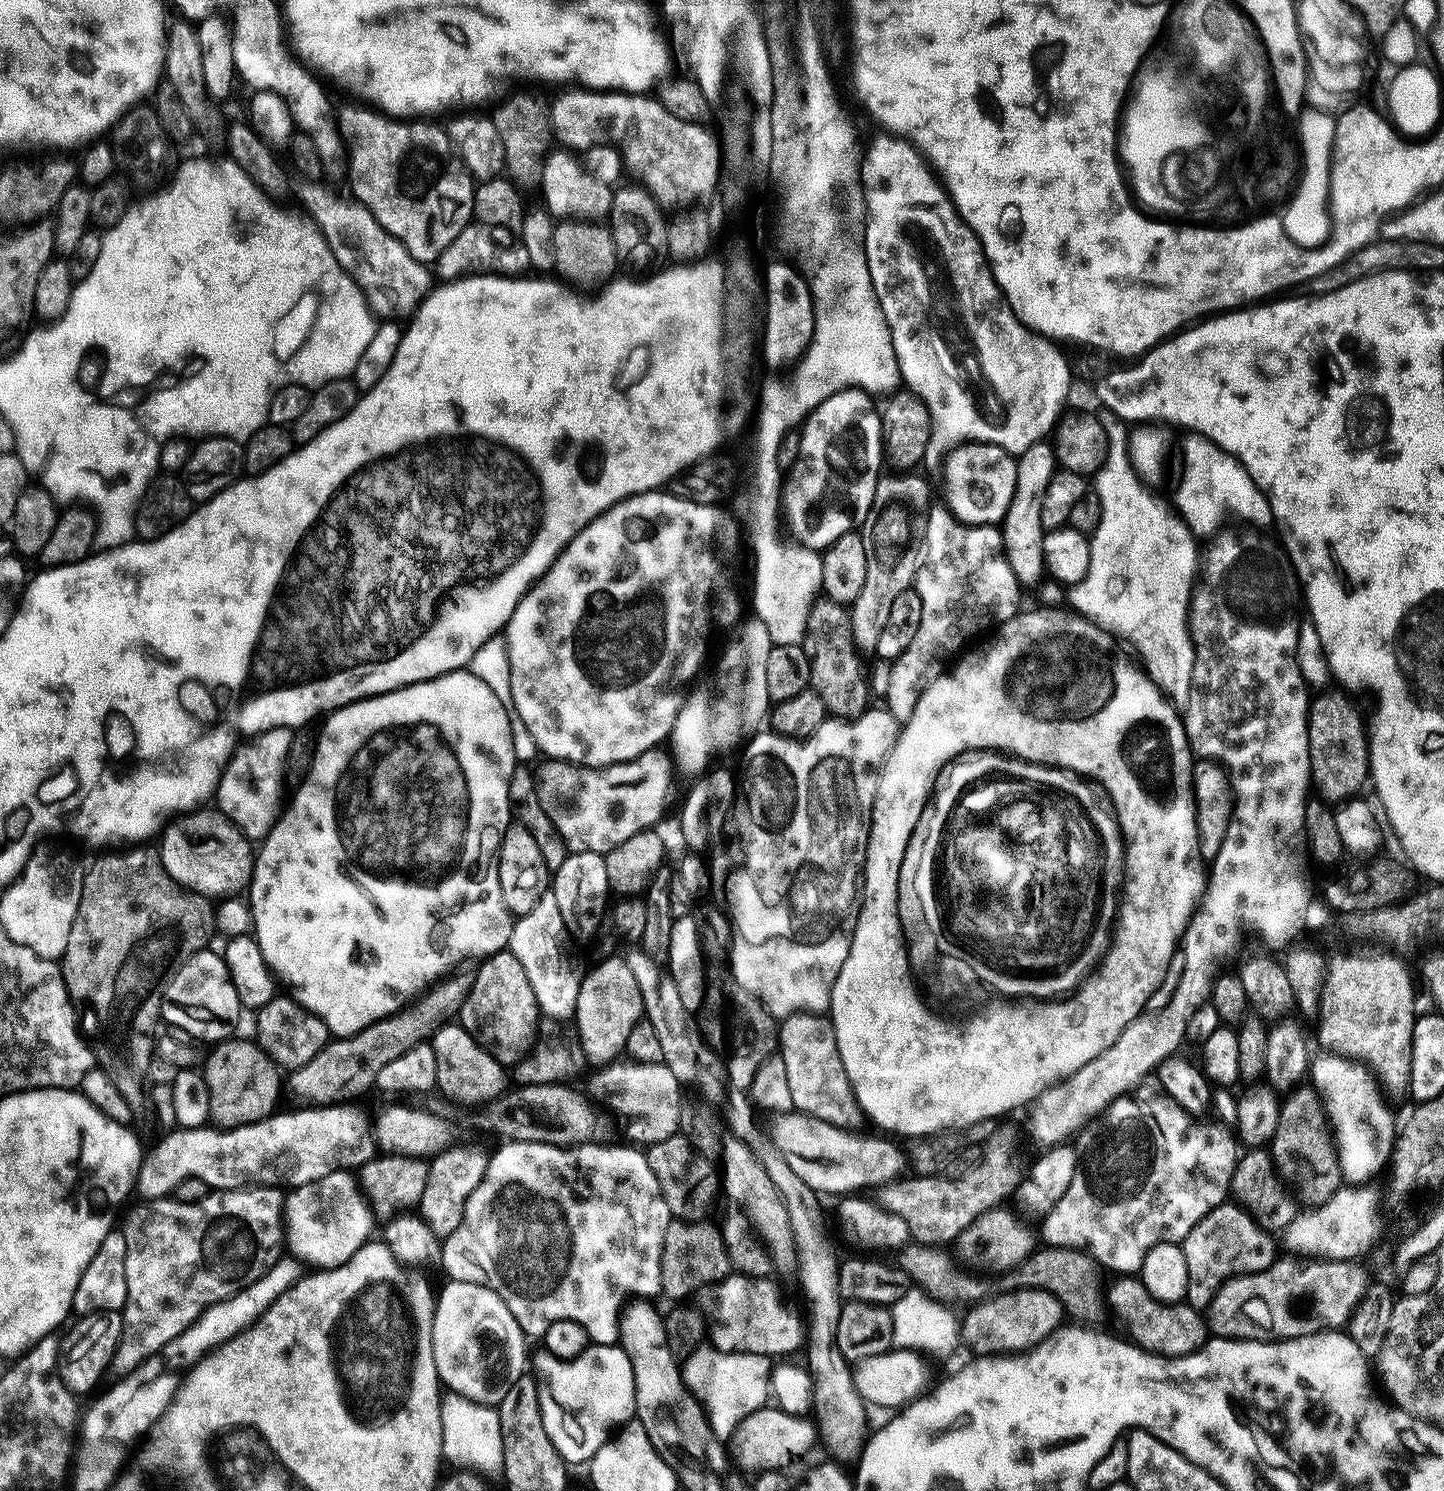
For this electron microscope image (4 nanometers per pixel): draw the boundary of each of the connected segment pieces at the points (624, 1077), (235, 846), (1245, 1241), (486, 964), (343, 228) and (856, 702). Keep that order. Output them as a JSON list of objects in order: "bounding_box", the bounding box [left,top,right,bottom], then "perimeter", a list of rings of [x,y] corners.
[{"bounding_box":[586,1062,686,1146],"perimeter":[[[613,1062],[603,1065],[592,1076],[586,1086],[587,1091],[599,1101],[605,1100],[624,1116],[629,1116],[628,1132],[635,1143],[647,1146],[662,1142],[681,1131],[682,1121],[686,1115],[684,1100],[680,1097],[682,1085],[668,1067],[659,1064],[637,1064],[635,1062]]]},{"bounding_box":[159,808,254,898],"perimeter":[[[209,808],[185,812],[159,833],[160,865],[174,882],[191,892],[209,898],[232,898],[243,893],[252,882],[254,844],[234,821]]]},{"bounding_box":[1182,1202,1277,1310],"perimeter":[[[1235,1202],[1219,1204],[1182,1242],[1186,1254],[1186,1302],[1197,1310],[1207,1309],[1208,1303],[1222,1285],[1234,1276],[1248,1276],[1251,1272],[1265,1272],[1277,1259],[1273,1237],[1256,1223],[1249,1212]]]},{"bounding_box":[458,950,542,1066],"perimeter":[[[511,950],[495,952],[493,956],[479,961],[477,968],[480,969],[475,969],[466,1002],[460,1007],[458,1023],[500,1064],[514,1066],[531,1052],[532,1045],[536,1043],[538,1029],[541,1027],[539,1024],[542,1023],[542,1017],[534,994],[534,986],[530,986],[530,978],[526,978],[522,962],[518,962],[518,958]]]},{"bounding_box":[300,182,434,322],"perimeter":[[[304,182],[301,185],[300,202],[305,210],[309,212],[307,215],[310,217],[312,224],[319,228],[322,235],[324,235],[324,241],[330,246],[330,250],[338,258],[340,265],[350,273],[352,281],[362,290],[364,301],[368,304],[373,316],[383,318],[388,322],[400,322],[411,317],[433,287],[434,276],[429,265],[423,264],[420,260],[415,260],[410,254],[410,250],[406,250],[406,246],[402,246],[402,242],[398,242],[398,238],[391,236],[373,218],[370,210],[364,208],[363,204],[352,198],[339,200],[324,185],[324,182]]]},{"bounding_box":[806,598,869,720],"perimeter":[[[827,598],[817,599],[810,610],[806,637],[808,662],[812,666],[810,687],[822,698],[825,709],[841,720],[855,720],[869,707],[868,682],[860,665],[861,653],[856,650],[850,626],[850,612],[845,605]]]}]

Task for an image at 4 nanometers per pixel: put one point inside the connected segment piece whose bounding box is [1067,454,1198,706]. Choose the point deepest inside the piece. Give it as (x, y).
(1143, 562)

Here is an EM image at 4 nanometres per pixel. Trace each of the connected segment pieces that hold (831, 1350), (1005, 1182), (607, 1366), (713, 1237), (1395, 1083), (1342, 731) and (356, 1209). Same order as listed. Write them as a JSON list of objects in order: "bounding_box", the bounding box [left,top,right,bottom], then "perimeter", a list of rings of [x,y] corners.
[{"bounding_box":[722,1087,870,1461],"perimeter":[[[729,1087],[726,1092],[726,1105],[723,1107],[722,1119],[729,1130],[762,1162],[770,1182],[778,1186],[778,1194],[782,1194],[782,1202],[786,1205],[786,1214],[790,1214],[790,1227],[794,1230],[794,1246],[798,1250],[798,1281],[804,1291],[804,1300],[808,1303],[806,1315],[806,1352],[808,1348],[808,1362],[806,1369],[812,1378],[811,1411],[816,1412],[814,1423],[818,1429],[818,1440],[821,1445],[828,1447],[833,1461],[859,1461],[864,1452],[865,1443],[870,1435],[868,1428],[868,1412],[864,1399],[856,1389],[857,1377],[852,1377],[853,1365],[838,1348],[836,1335],[838,1334],[838,1318],[842,1297],[838,1286],[838,1270],[841,1261],[836,1260],[836,1252],[828,1241],[828,1228],[824,1225],[824,1212],[820,1209],[821,1197],[798,1174],[790,1162],[774,1146],[771,1135],[760,1129],[760,1124],[752,1114],[753,1103],[745,1089]]]},{"bounding_box":[874,1130,1022,1246],"perimeter":[[[998,1130],[991,1136],[987,1144],[983,1145],[982,1155],[978,1163],[975,1164],[968,1172],[964,1173],[963,1176],[955,1178],[945,1178],[943,1175],[937,1174],[934,1176],[917,1176],[913,1175],[912,1180],[904,1180],[905,1178],[895,1178],[890,1180],[888,1183],[881,1183],[880,1188],[874,1193],[874,1199],[876,1203],[881,1204],[890,1214],[898,1214],[898,1218],[902,1218],[902,1222],[906,1222],[908,1227],[908,1235],[913,1241],[919,1242],[925,1246],[948,1246],[955,1241],[958,1234],[962,1234],[962,1230],[966,1230],[966,1226],[970,1226],[970,1222],[974,1222],[974,1218],[978,1218],[983,1212],[988,1212],[991,1208],[1003,1205],[1004,1199],[1007,1196],[1011,1197],[1015,1193],[1016,1189],[1020,1187],[1020,1181],[1022,1179],[1022,1171],[1020,1172],[1020,1160],[1015,1156],[1016,1152],[1016,1136],[1012,1132],[1004,1132],[1004,1130]]]},{"bounding_box":[530,1344,635,1465],"perimeter":[[[592,1344],[583,1356],[577,1356],[575,1360],[563,1360],[546,1350],[540,1350],[533,1360],[531,1357],[530,1368],[540,1389],[542,1426],[546,1426],[546,1434],[550,1434],[550,1442],[554,1442],[554,1450],[558,1450],[565,1465],[587,1465],[593,1454],[610,1439],[614,1430],[635,1417],[634,1370],[630,1370],[630,1358],[626,1358],[624,1351],[616,1344]]]},{"bounding_box":[660,1219,730,1302],"perimeter":[[[673,1219],[666,1230],[660,1259],[660,1291],[672,1302],[680,1302],[691,1292],[699,1293],[729,1275],[730,1265],[724,1239],[715,1223]]]},{"bounding_box":[1318,955,1418,1097],"perimeter":[[[1391,955],[1332,956],[1327,961],[1318,1016],[1321,1049],[1363,1064],[1389,1097],[1409,1091],[1412,1035],[1418,1015],[1412,976],[1400,961],[1403,959]]]},{"bounding_box":[1308,690,1370,802],"perimeter":[[[1335,690],[1336,692],[1324,692],[1321,696],[1313,695],[1308,706],[1308,741],[1310,742],[1310,766],[1312,767],[1312,782],[1317,792],[1325,801],[1333,802],[1347,802],[1357,795],[1356,792],[1363,784],[1367,785],[1370,780],[1370,769],[1368,766],[1368,733],[1366,731],[1365,717],[1360,717],[1360,712],[1347,700],[1349,697],[1343,691]]]},{"bounding_box":[284,1171,374,1269],"perimeter":[[[351,1171],[331,1172],[314,1182],[306,1182],[302,1186],[291,1189],[284,1197],[284,1239],[286,1248],[295,1259],[317,1269],[337,1268],[342,1266],[364,1244],[369,1243],[374,1217],[363,1192],[358,1187],[358,1180]]]}]

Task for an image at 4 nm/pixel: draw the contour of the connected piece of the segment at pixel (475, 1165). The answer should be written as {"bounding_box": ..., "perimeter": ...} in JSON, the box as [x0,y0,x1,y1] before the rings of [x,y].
{"bounding_box":[418,1147,489,1238],"perimeter":[[[464,1147],[447,1148],[445,1152],[439,1152],[437,1156],[431,1157],[428,1164],[426,1190],[422,1190],[418,1215],[439,1238],[454,1234],[454,1230],[458,1230],[458,1222],[462,1222],[466,1198],[470,1198],[474,1186],[478,1186],[478,1182],[486,1174],[489,1153]]]}

